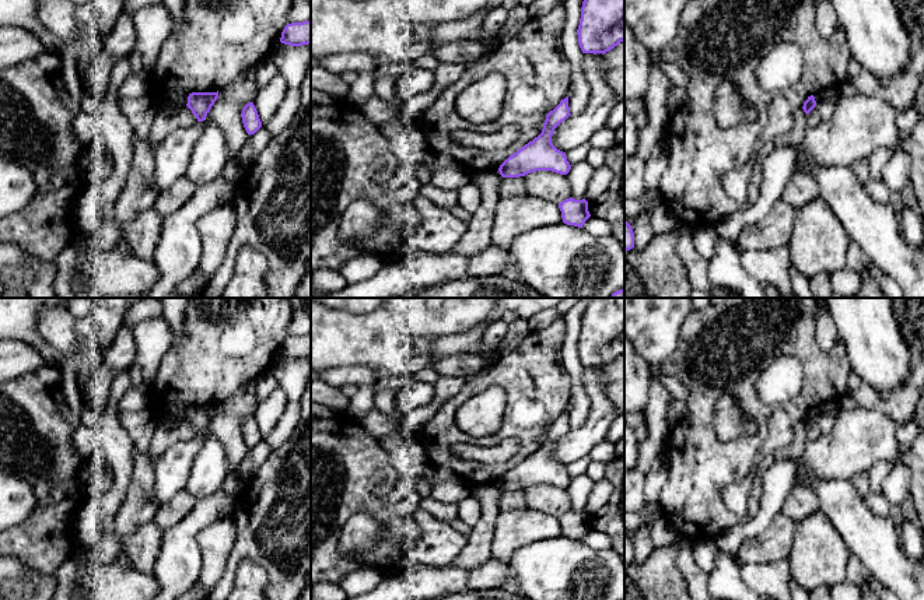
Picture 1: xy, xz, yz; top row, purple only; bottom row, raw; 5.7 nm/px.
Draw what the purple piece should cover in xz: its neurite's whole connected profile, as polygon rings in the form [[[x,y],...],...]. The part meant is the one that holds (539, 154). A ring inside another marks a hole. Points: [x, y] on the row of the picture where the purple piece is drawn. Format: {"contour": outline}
{"contour": [[[568,97],[546,115],[542,133],[510,155],[498,168],[503,178],[519,178],[536,171],[567,175],[571,169],[566,152],[552,143],[554,129],[570,116]]]}

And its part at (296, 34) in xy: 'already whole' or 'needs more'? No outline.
already whole

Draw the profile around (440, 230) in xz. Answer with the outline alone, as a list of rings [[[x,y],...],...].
[[[421,194],[413,204],[420,213],[420,224],[407,234],[409,250],[449,252],[463,236],[468,224]]]

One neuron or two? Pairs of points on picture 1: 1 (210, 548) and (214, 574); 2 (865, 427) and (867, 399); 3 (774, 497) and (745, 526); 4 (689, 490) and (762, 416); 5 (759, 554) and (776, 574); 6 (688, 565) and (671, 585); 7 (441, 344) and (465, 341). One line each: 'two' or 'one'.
1: one
2: two
3: one
4: one
5: two
6: two
7: one

